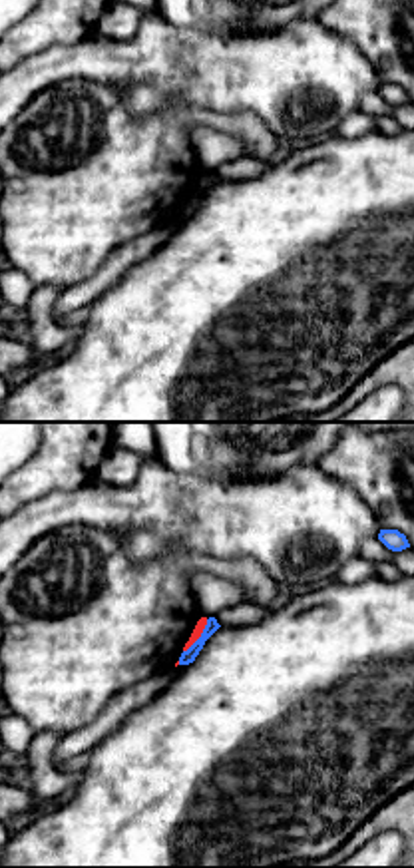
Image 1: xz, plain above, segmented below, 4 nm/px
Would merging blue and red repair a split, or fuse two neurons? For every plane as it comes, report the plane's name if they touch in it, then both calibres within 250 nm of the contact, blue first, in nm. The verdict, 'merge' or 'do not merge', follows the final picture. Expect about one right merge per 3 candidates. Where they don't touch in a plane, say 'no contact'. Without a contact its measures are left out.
meets blue in xz; 50 nm thick on the blue side, 40 nm on the other

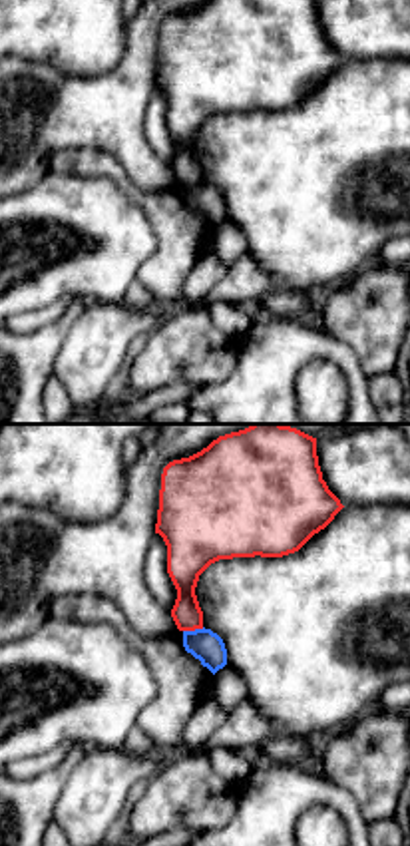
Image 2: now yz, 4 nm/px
meets blue in yz; 130 nm thick on the blue side, 130 nm on the other

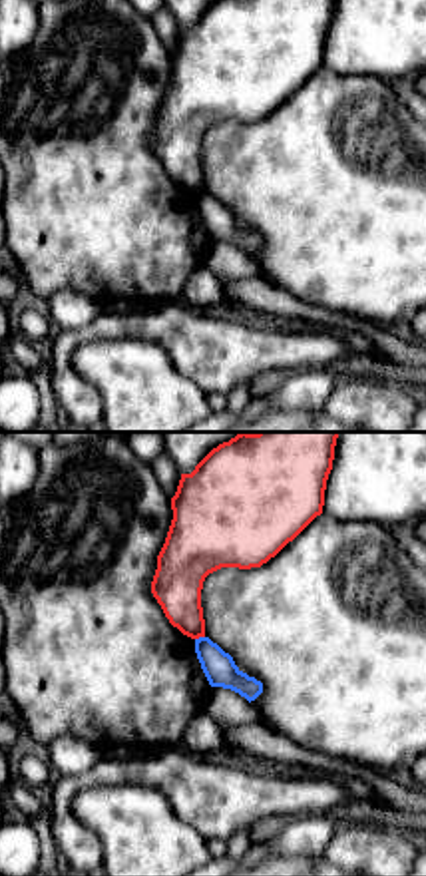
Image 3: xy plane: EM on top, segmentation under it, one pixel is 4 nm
meets blue in xy; 130 nm thick on the blue side, 200 nm on the other

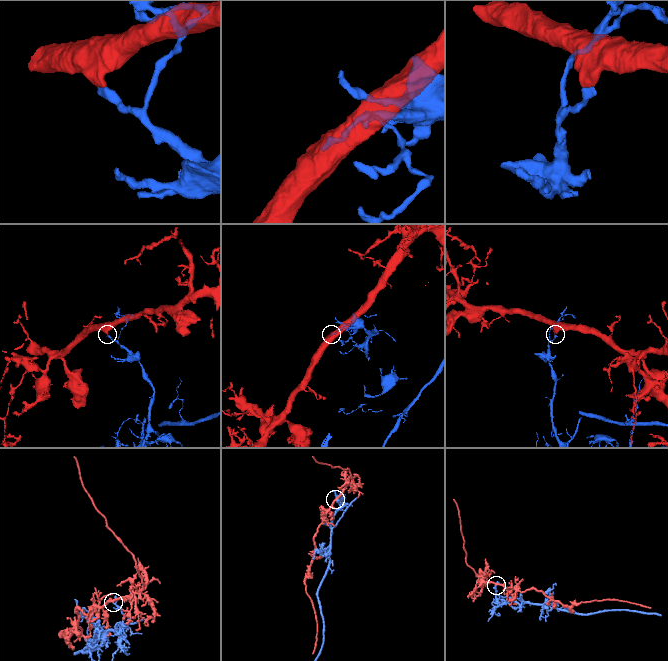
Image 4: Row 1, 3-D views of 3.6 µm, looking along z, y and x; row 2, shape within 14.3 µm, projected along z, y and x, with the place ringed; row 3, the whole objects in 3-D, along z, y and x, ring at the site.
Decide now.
do not merge

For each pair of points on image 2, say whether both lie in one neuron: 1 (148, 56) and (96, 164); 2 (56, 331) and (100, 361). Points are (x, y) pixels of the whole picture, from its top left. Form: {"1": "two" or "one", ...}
{"1": "two", "2": "two"}

